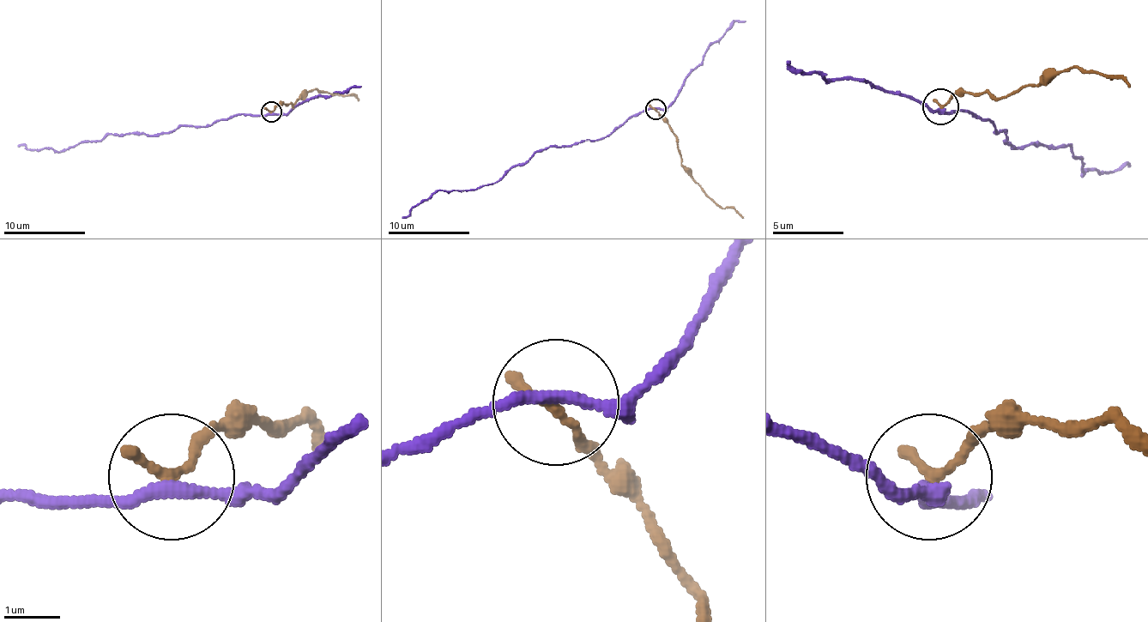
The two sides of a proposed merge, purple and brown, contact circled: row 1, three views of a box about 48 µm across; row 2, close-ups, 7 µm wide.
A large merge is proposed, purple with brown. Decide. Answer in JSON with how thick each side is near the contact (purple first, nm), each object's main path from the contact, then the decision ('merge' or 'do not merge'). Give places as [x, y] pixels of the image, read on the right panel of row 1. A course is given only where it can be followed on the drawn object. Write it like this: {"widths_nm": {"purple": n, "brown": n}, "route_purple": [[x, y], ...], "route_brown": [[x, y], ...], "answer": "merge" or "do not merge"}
{"widths_nm": {"purple": 200, "brown": 200}, "route_purple": [[941, 107], [991, 122], [994, 132], [1005, 132], [1012, 146], [1068, 146], [1083, 160], [1083, 174], [1128, 167]], "route_brown": [[941, 107], [969, 93], [998, 97], [1040, 86], [1072, 69], [1108, 75], [1128, 86]], "answer": "do not merge"}

